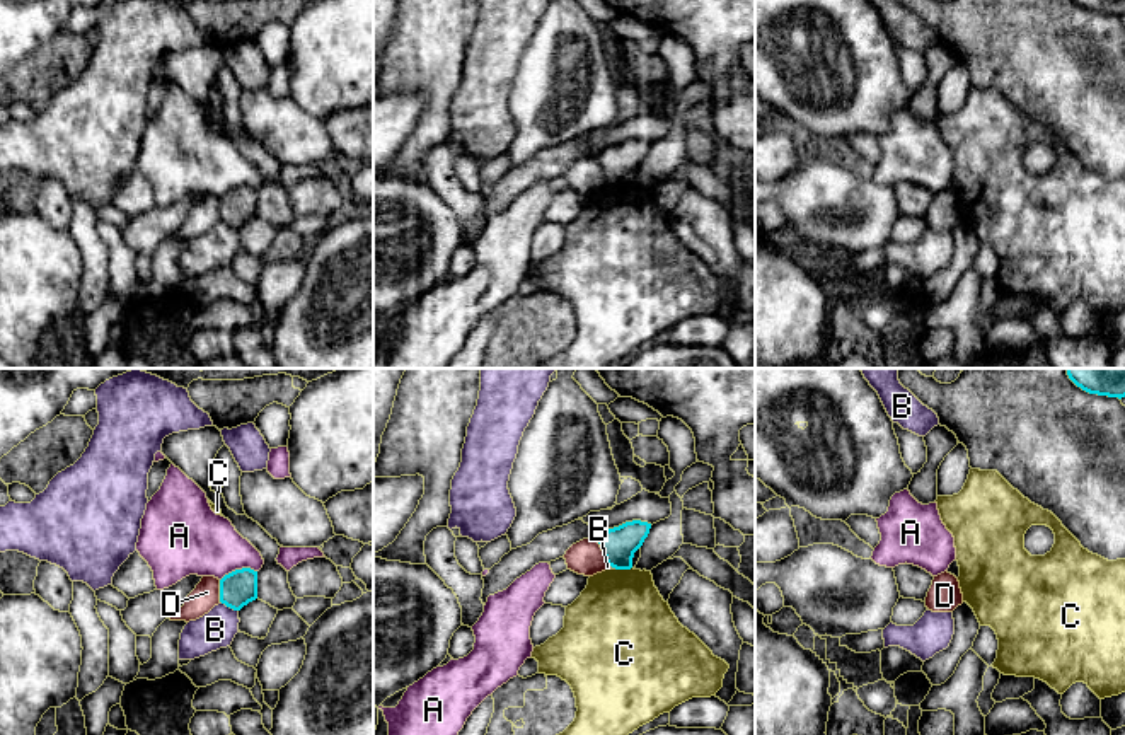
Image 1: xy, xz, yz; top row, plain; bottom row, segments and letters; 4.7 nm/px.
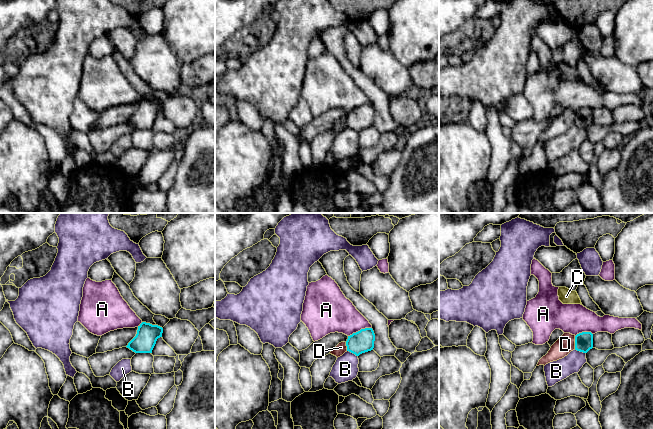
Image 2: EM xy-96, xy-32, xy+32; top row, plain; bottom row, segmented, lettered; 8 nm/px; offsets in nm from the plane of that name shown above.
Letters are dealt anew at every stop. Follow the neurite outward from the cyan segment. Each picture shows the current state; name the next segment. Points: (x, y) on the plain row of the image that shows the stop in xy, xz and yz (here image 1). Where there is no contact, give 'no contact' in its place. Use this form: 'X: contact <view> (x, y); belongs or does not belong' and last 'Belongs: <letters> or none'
A: contact xy (237, 188); does not belong
B: contact xy (229, 224); does not belong
C: contact xz (623, 186); does not belong
D: contact xz (604, 171); does not belong
Belongs: none

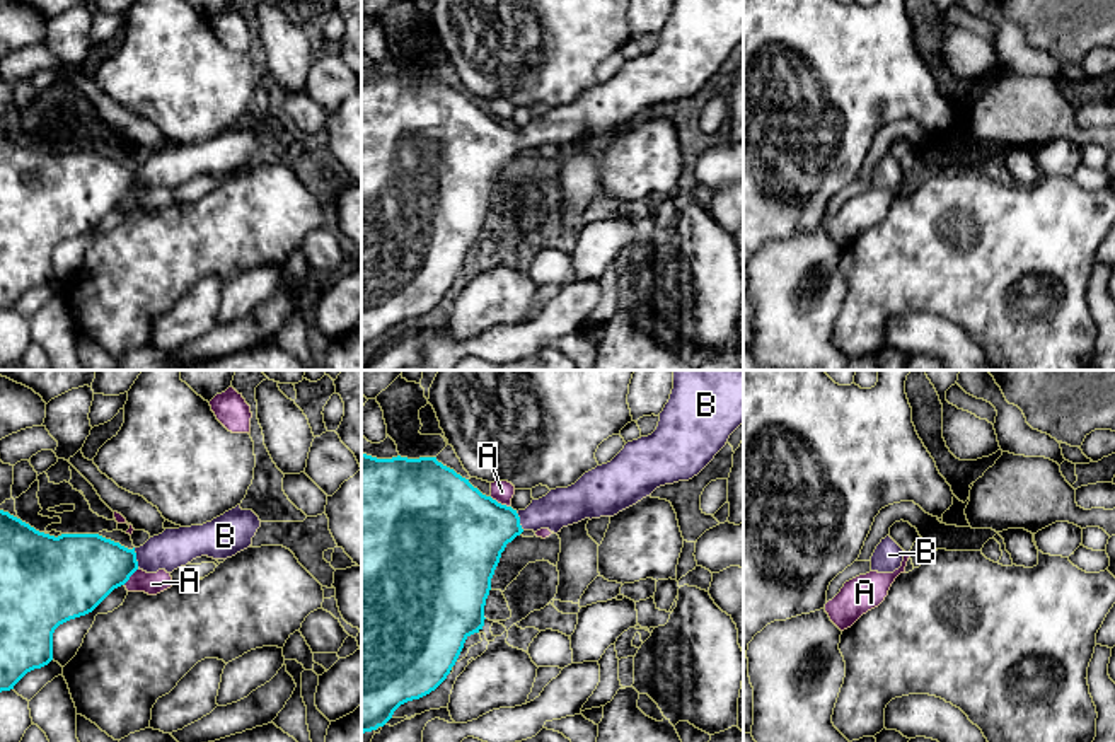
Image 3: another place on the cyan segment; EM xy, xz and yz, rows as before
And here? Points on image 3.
A: contact xz (500, 121); does not belong
B: contact xy (135, 176); belongs
Belongs: B

